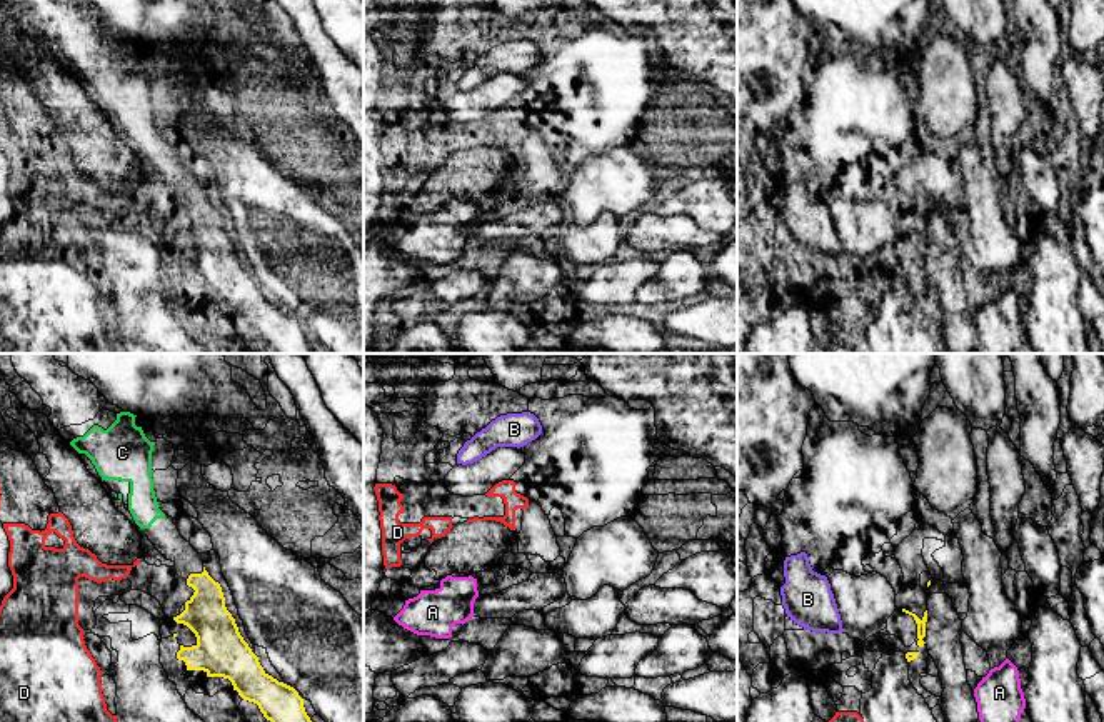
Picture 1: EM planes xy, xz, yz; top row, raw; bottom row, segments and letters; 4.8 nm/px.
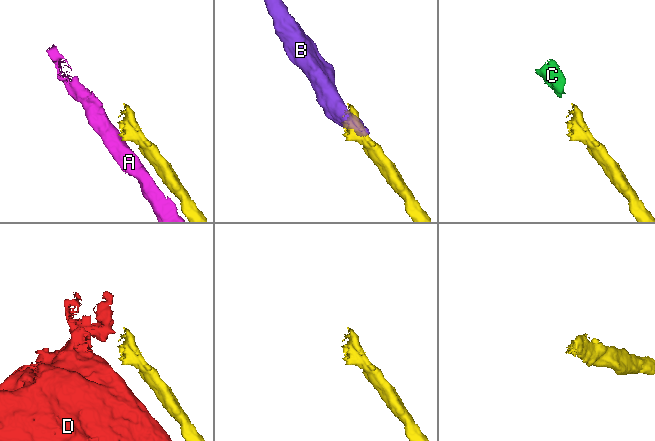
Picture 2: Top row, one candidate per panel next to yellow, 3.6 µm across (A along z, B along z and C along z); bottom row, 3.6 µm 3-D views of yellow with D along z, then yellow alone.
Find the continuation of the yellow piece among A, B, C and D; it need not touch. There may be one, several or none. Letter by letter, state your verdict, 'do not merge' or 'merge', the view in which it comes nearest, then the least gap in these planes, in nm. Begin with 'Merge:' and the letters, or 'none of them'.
Merge: C
A: do not merge | yz | 320 nm
B: do not merge | yz | 300 nm
C: merge | xy | 300 nm
D: do not merge | xy | 240 nm

